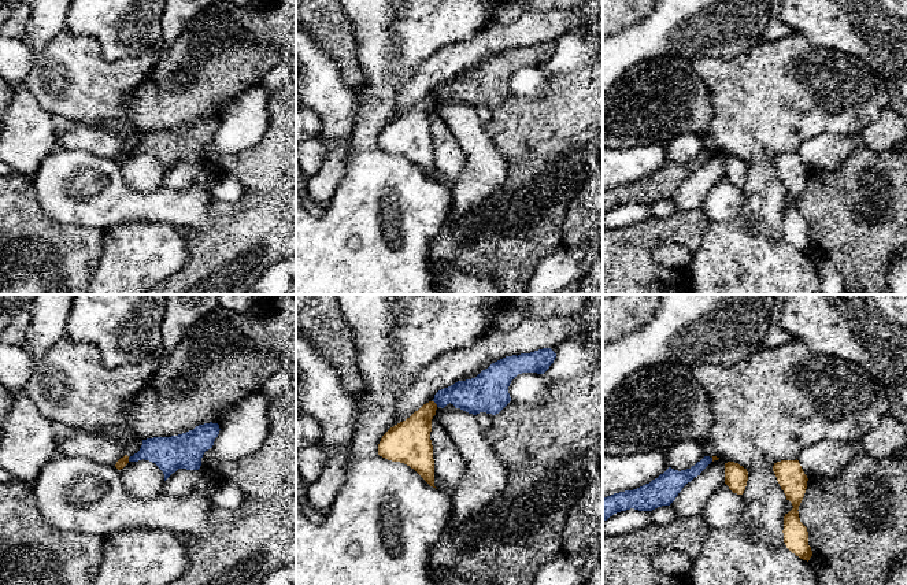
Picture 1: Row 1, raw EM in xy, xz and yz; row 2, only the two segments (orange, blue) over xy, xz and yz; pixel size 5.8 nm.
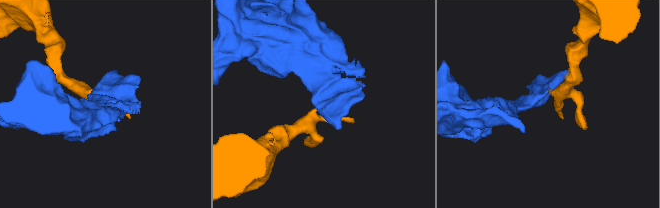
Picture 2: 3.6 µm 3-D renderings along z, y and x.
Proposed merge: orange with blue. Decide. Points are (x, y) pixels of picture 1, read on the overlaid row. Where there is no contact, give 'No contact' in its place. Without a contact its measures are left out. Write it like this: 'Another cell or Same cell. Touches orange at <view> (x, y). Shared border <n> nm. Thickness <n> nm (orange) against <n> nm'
Another cell. Touches orange at xz (435, 403). Shared border 50 nm. Thickness 220 nm (orange) against 200 nm

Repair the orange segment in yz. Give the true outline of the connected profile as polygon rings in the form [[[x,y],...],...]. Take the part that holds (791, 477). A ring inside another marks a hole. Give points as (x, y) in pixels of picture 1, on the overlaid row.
[[[797,459],[777,462],[773,466],[773,471],[786,500],[793,506],[784,516],[784,543],[792,553],[808,562],[812,556],[811,547],[808,545],[808,532],[800,522],[797,511],[804,497],[808,478]]]

